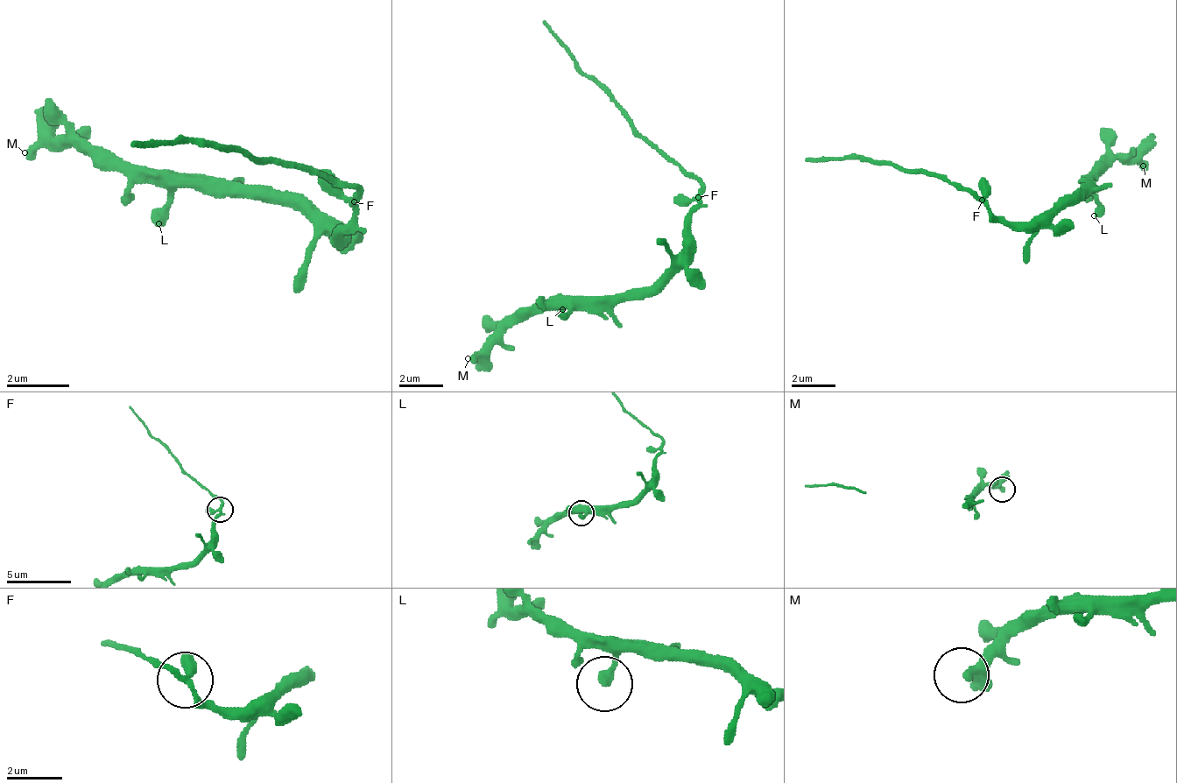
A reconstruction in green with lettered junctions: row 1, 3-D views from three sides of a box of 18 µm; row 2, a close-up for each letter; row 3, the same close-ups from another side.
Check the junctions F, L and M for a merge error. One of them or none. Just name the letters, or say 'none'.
F

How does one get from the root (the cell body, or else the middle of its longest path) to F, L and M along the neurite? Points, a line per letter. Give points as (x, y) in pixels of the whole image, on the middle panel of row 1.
F: (688, 237), (688, 215), (700, 204), (700, 199)
L: (688, 237), (688, 248), (650, 286), (633, 286), (611, 298), (578, 298), (567, 309), (562, 309)
M: (688, 237), (688, 248), (650, 286), (633, 286), (611, 298), (556, 298), (523, 309), (468, 358)

